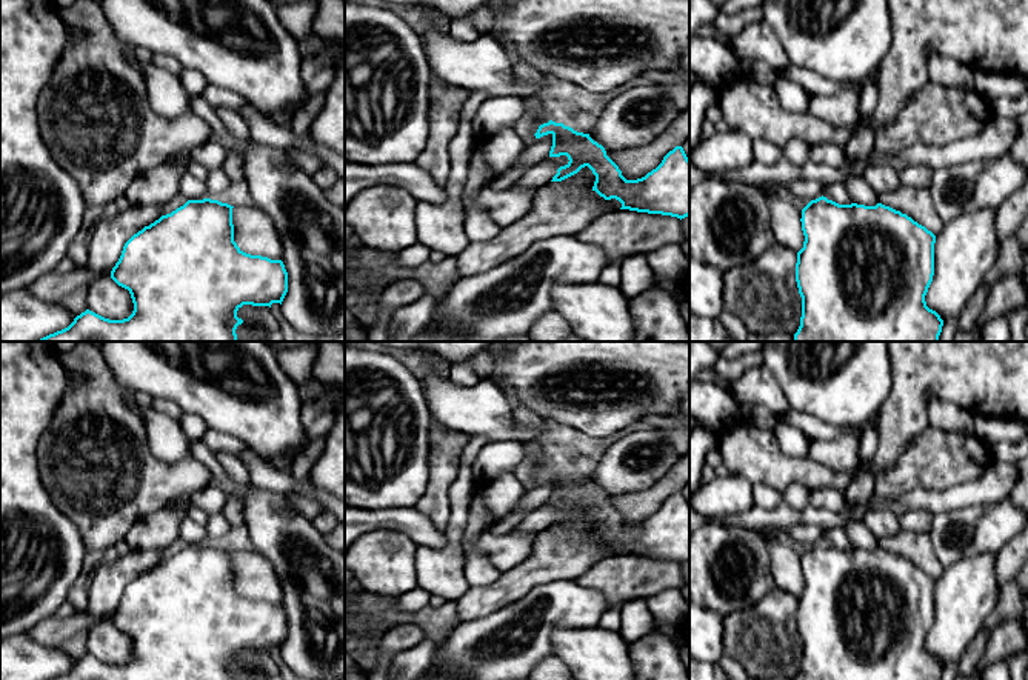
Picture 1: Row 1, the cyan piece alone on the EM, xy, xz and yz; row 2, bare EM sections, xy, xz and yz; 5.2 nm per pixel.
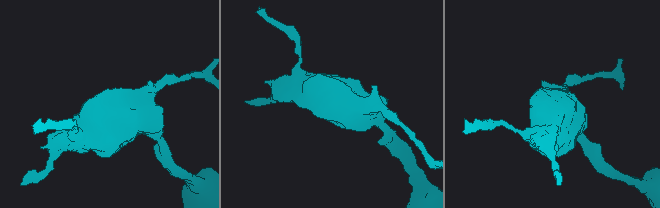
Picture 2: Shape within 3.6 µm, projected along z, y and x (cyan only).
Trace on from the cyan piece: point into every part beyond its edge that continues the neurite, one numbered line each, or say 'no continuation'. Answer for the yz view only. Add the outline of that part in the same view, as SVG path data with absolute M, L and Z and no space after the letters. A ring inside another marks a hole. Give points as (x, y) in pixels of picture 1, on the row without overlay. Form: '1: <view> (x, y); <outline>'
no continuation

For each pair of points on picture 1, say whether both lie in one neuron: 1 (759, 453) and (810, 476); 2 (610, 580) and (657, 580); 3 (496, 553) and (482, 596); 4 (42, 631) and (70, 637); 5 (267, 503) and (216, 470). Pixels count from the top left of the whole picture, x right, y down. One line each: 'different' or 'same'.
1: same
2: same
3: different
4: same
5: same

